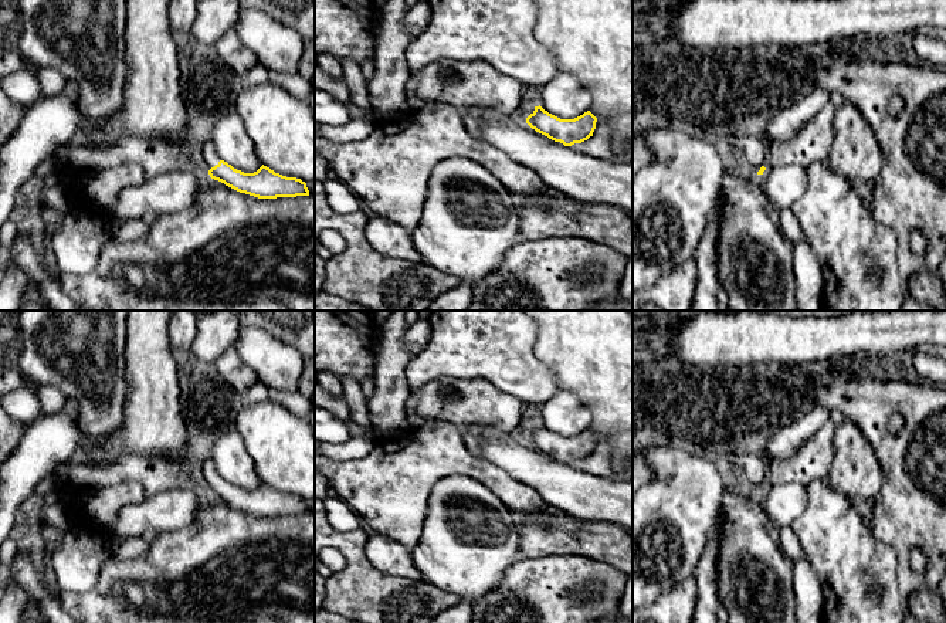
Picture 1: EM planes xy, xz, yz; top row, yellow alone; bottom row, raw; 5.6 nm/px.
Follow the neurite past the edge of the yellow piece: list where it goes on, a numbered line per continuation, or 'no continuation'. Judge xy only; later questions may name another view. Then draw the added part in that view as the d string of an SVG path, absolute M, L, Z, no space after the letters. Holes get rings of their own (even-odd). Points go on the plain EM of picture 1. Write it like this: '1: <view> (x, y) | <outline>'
1: xy (207, 471) | M206 458L199 463L199 474L206 490L218 483L221 478L211 458Z

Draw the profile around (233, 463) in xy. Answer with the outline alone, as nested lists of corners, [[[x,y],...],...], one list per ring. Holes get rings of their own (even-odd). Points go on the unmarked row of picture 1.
[[[237,429],[227,431],[218,439],[210,458],[220,477],[237,488],[254,491],[262,484]]]

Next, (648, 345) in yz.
[[[661,319],[655,329],[633,331],[633,365],[672,359],[669,325]]]

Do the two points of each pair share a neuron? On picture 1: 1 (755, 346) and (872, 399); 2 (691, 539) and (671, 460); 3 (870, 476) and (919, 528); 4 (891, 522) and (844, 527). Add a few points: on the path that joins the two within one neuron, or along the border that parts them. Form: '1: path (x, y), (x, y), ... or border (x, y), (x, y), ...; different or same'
1: border (828, 359), (786, 365); different
2: path (681, 520), (681, 480); same
3: border (875, 454), (881, 471), (881, 491), (872, 503); different
4: border (870, 527), (880, 539), (894, 549); different

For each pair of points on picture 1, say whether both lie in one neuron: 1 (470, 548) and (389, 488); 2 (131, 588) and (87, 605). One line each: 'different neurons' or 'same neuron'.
1: different neurons
2: same neuron

